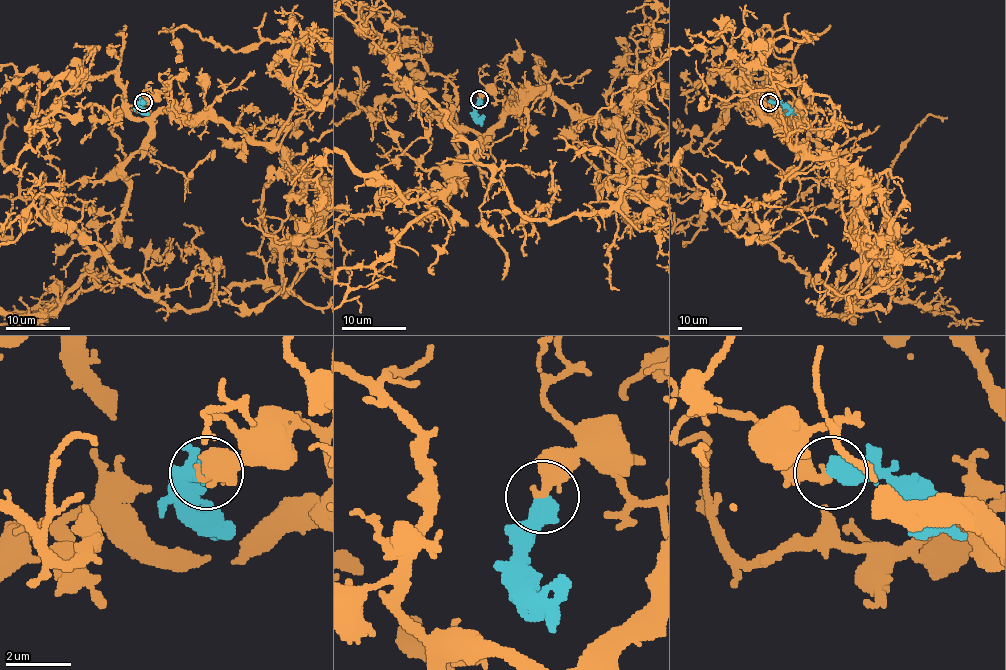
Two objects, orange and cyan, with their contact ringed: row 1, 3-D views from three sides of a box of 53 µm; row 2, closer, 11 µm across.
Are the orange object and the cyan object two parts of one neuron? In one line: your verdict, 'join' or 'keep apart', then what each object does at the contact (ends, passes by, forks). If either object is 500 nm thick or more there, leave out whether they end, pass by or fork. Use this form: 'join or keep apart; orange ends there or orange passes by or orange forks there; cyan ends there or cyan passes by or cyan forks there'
keep apart

